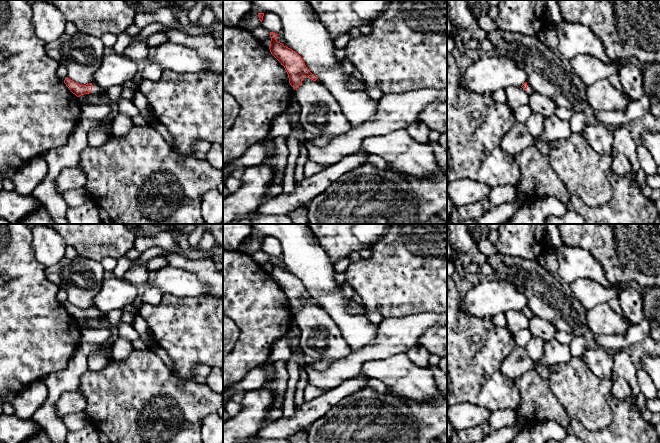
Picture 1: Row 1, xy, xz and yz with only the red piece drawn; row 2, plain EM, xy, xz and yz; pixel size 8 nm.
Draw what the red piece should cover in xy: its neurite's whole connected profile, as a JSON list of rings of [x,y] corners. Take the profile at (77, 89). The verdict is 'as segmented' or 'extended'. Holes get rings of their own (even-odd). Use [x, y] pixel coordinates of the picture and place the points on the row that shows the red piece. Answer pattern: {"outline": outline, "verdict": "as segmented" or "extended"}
{"outline": [[[68,77],[64,80],[64,83],[66,86],[69,88],[69,90],[75,94],[77,97],[84,95],[84,94],[89,94],[89,93],[94,93],[94,94],[104,94],[108,93],[108,90],[100,87],[96,83],[89,83],[86,85],[80,85]]], "verdict": "extended"}

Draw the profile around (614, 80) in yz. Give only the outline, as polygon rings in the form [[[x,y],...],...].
[[[613,74],[611,75],[610,77],[607,78],[607,80],[609,81],[609,83],[615,87],[616,89],[618,89],[619,91],[621,91],[623,93],[623,95],[625,96],[625,92],[621,86],[621,83],[620,83],[620,79],[619,79],[619,76],[618,74]]]

